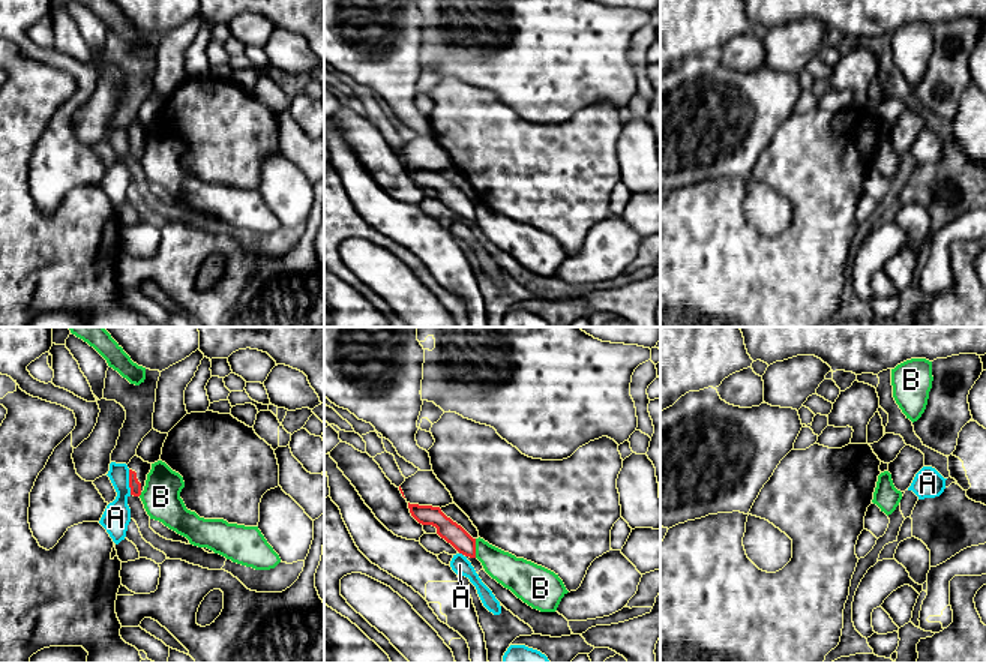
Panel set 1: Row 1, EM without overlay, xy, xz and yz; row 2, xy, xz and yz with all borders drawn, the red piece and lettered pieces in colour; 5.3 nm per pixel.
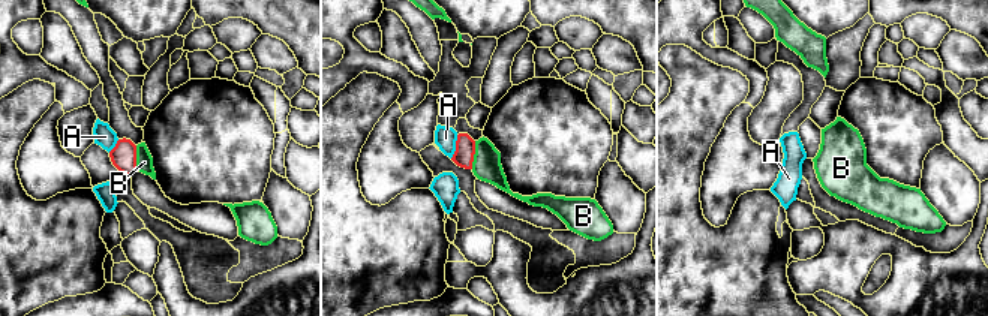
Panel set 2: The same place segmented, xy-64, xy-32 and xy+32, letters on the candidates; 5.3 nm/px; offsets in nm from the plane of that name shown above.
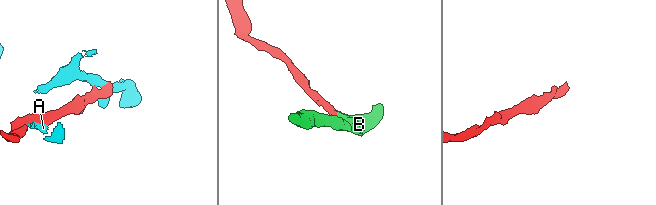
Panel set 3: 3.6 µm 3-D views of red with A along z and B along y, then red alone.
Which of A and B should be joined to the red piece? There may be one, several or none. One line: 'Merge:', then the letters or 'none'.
Merge: none

